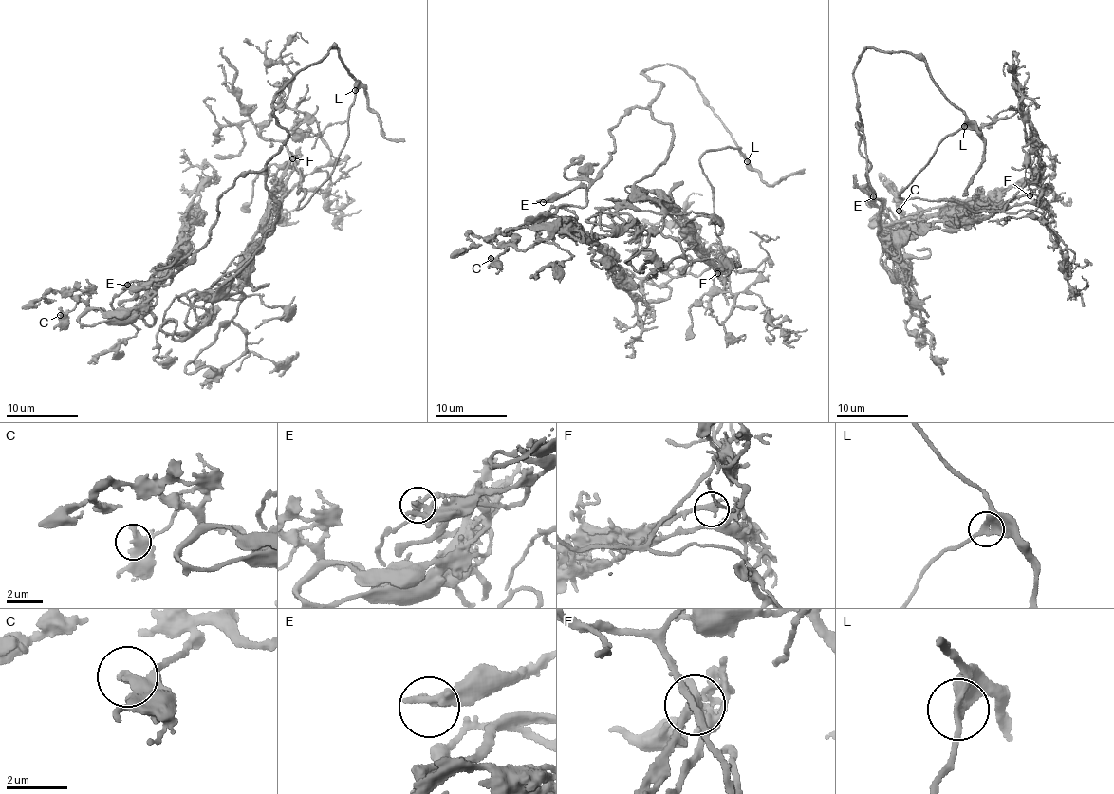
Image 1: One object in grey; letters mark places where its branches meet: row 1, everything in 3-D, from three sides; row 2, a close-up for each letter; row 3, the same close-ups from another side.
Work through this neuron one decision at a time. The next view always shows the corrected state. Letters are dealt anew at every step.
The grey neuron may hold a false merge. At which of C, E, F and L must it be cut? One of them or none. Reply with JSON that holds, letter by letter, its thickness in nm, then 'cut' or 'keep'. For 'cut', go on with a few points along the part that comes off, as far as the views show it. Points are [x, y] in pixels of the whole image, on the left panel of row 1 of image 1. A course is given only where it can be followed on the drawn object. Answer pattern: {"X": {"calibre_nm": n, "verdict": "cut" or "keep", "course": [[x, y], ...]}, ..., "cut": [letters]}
{"C": {"calibre_nm": 320, "verdict": "keep"}, "E": {"calibre_nm": 280, "verdict": "keep"}, "F": {"calibre_nm": 240, "verdict": "keep"}, "L": {"calibre_nm": 320, "verdict": "keep"}, "cut": []}

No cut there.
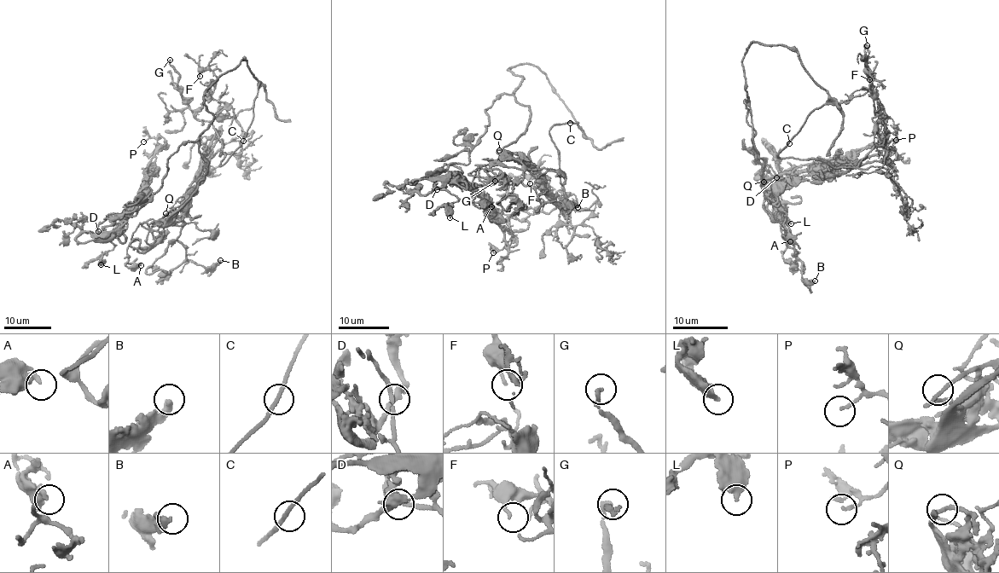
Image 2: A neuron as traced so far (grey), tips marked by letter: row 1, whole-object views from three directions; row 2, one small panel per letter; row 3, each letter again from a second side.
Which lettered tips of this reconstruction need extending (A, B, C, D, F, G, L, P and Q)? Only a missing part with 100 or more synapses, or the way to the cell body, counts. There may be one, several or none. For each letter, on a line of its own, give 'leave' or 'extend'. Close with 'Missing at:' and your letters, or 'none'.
A: leave
B: leave
C: leave
D: leave
F: leave
G: leave
L: leave
P: leave
Q: leave
Missing at: none

